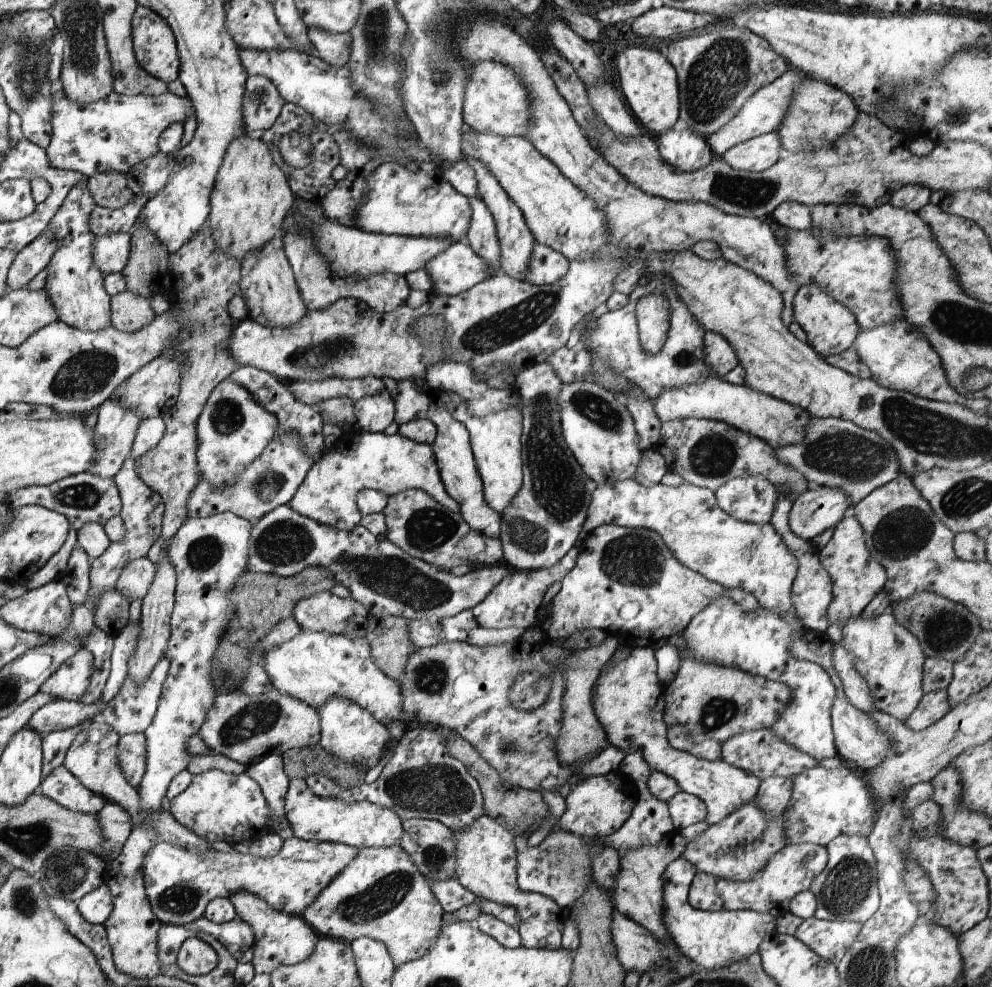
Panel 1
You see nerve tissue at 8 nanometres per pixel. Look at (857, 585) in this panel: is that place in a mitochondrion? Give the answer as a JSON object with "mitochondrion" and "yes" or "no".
{"mitochondrion":"no"}

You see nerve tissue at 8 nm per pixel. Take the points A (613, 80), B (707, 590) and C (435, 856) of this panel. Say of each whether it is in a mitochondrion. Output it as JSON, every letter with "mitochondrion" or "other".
{"A":"other","B":"other","C":"mitochondrion"}

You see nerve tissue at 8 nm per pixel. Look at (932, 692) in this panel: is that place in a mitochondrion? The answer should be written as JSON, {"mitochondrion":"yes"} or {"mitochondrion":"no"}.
{"mitochondrion":"no"}

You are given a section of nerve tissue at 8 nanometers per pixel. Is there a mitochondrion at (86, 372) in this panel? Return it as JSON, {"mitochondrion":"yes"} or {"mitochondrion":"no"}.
{"mitochondrion":"yes"}

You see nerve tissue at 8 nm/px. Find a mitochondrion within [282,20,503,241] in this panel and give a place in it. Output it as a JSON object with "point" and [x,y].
{"point":[444,68]}

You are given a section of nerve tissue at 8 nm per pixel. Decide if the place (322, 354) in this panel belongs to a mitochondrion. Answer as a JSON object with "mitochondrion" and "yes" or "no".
{"mitochondrion":"yes"}

